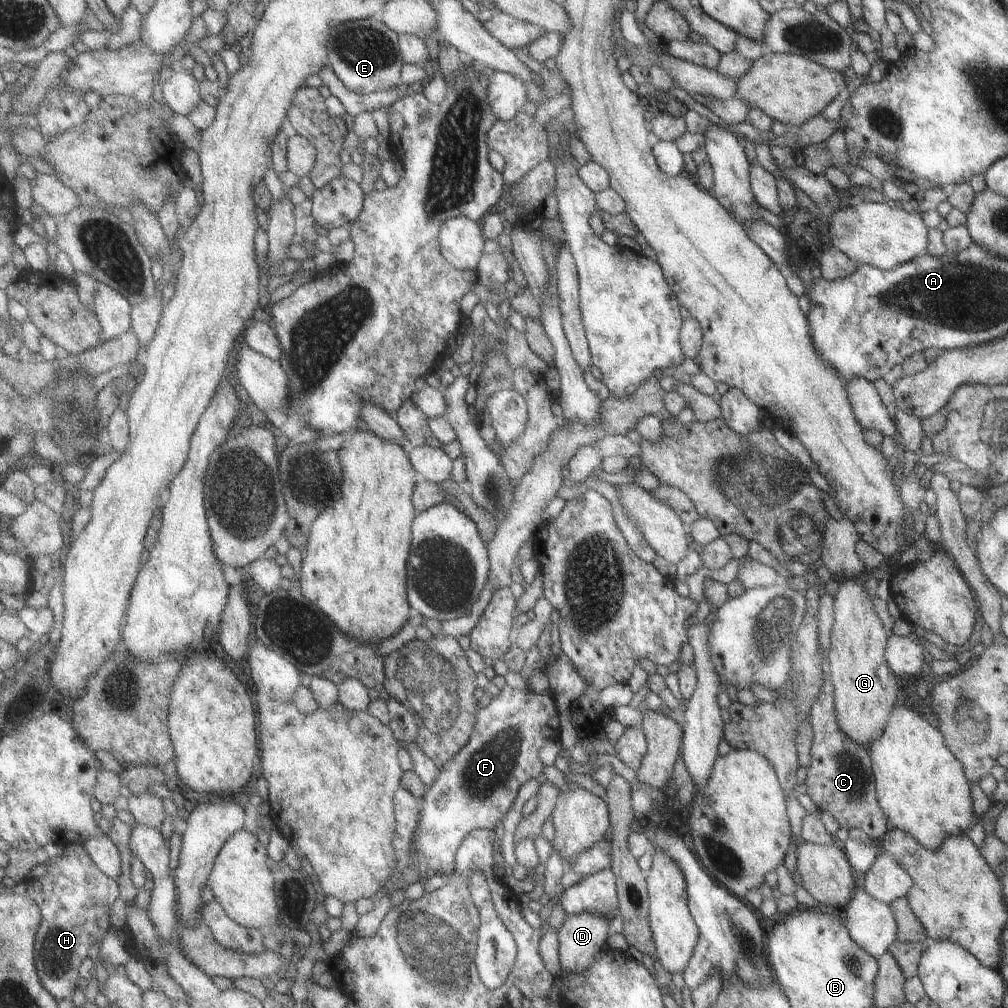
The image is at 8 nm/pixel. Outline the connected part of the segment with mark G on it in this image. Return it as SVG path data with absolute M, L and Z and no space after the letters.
M840 580L833 599L833 624L828 652L830 681L834 686L833 710L837 726L847 739L867 748L883 730L897 696L897 675L887 666L884 648L888 633L875 614L872 598L863 589L863 580Z

